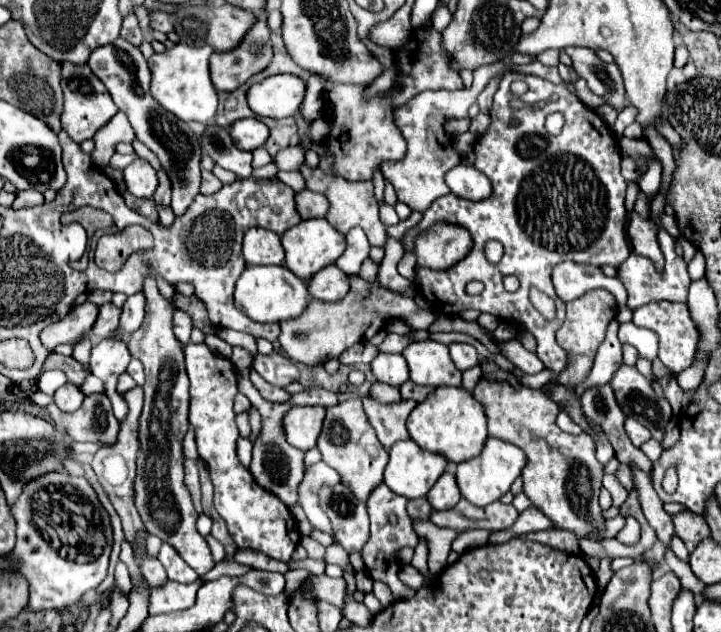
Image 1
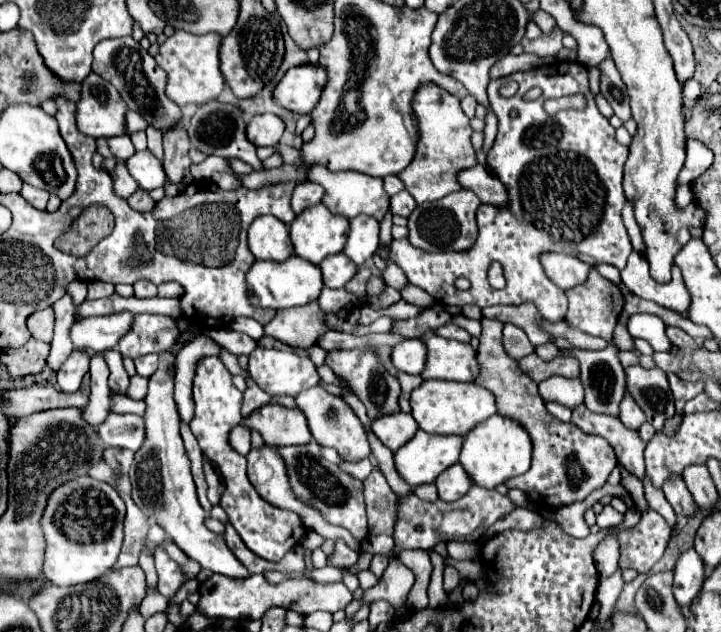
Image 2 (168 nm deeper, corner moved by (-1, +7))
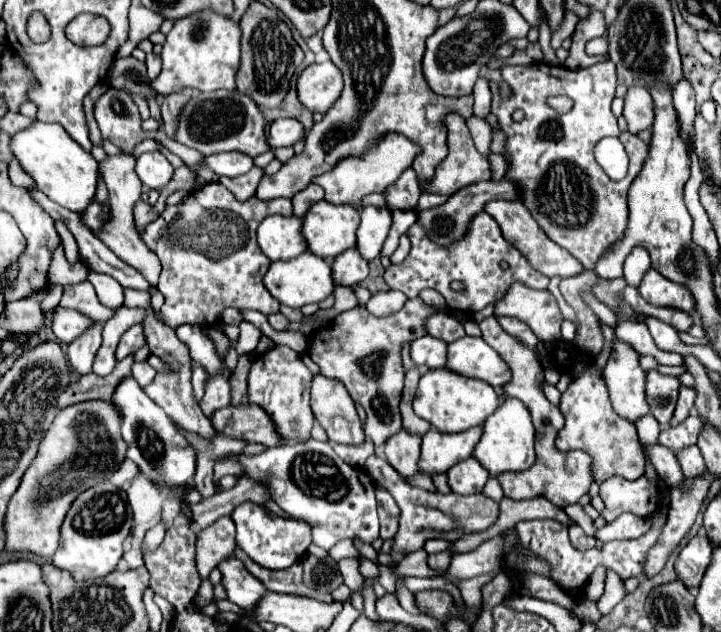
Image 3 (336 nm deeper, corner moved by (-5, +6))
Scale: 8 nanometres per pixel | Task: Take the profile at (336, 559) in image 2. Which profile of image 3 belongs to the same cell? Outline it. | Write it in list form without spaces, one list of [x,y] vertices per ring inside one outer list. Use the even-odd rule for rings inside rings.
[[[360,558],[360,572],[362,572],[364,578],[378,580],[378,576],[380,576],[380,568],[372,560],[368,560],[368,558]]]

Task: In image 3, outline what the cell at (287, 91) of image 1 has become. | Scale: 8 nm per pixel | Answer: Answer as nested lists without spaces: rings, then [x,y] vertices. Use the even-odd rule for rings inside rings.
[[[328,60],[310,64],[298,78],[298,98],[310,112],[326,112],[342,94],[342,72]]]

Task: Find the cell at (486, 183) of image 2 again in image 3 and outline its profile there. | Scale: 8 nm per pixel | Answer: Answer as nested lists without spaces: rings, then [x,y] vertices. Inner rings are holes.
[[[490,200],[490,202],[484,204],[484,212],[490,214],[498,222],[504,238],[512,246],[516,246],[516,250],[520,250],[524,254],[528,264],[532,264],[532,268],[542,272],[544,276],[548,276],[548,278],[550,276],[568,278],[568,276],[576,276],[576,274],[580,274],[584,270],[584,266],[574,256],[570,256],[564,248],[560,248],[556,242],[552,242],[542,232],[542,228],[538,228],[536,220],[530,216],[528,208],[520,200],[516,200],[516,202],[510,202],[510,200]]]

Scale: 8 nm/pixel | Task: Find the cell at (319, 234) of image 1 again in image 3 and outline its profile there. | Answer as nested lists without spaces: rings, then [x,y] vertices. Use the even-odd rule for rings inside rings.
[[[320,200],[304,216],[302,234],[308,250],[324,260],[334,260],[344,250],[356,246],[360,212],[350,204],[330,204]]]

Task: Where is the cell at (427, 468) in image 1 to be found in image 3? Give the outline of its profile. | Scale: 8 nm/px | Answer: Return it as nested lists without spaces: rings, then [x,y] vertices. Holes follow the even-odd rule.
[[[482,426],[468,428],[458,434],[442,434],[432,428],[422,436],[420,470],[430,476],[436,472],[448,472],[448,468],[452,468],[474,452],[474,446],[480,436]]]

